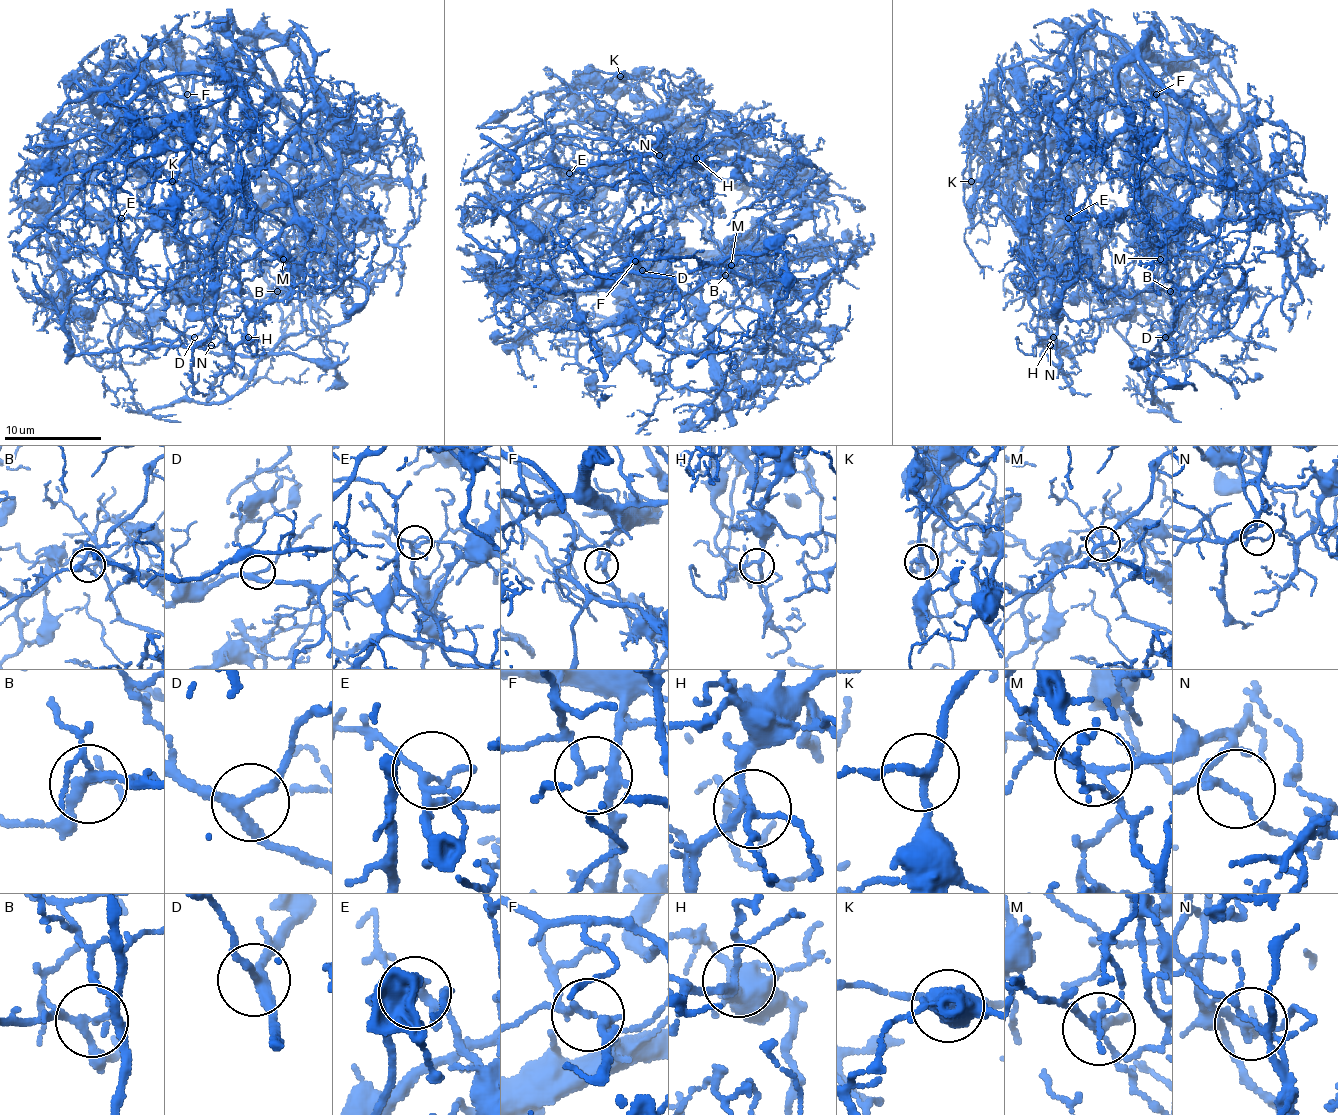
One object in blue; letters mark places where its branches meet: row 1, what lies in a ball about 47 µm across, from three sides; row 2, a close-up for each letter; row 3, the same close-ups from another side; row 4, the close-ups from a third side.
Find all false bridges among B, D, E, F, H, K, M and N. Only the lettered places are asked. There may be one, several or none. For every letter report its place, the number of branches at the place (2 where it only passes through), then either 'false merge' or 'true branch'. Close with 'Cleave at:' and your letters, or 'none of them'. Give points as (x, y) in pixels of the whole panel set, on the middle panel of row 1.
B: at (725, 275); 3 branches meet; true branch
D: at (642, 270); 3 branches meet; true branch
E: at (569, 173); 5 branches meet; true branch
F: at (635, 261); 3 branches meet; true branch
H: at (696, 158); 3 branches meet; true branch
K: at (620, 76); 3 branches meet; true branch
M: at (731, 265); 5 branches meet; false merge
N: at (659, 155); 3 branches meet; false merge
Cleave at: M, N

